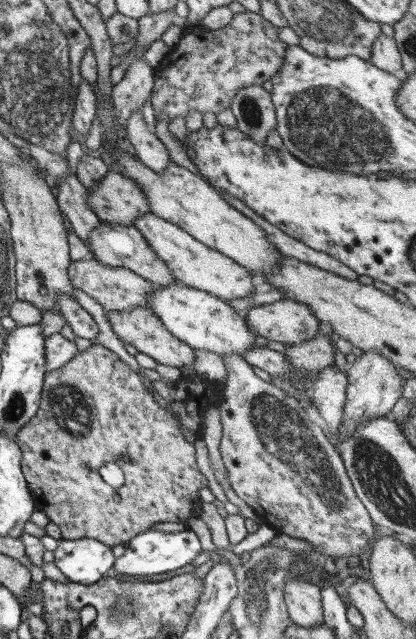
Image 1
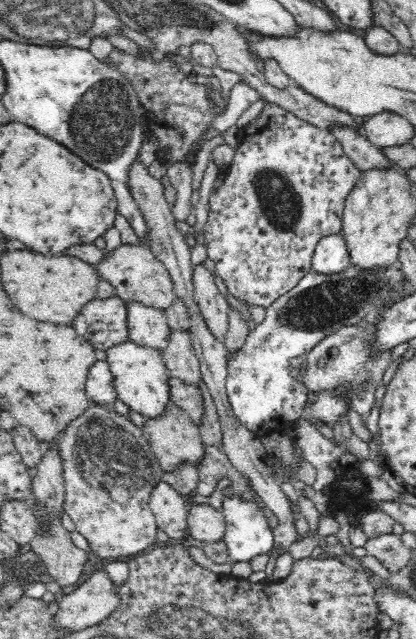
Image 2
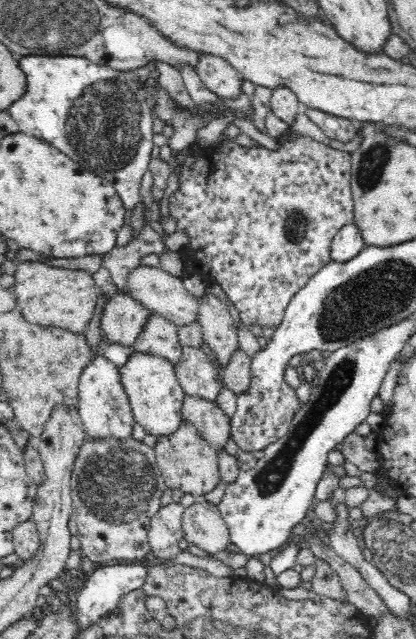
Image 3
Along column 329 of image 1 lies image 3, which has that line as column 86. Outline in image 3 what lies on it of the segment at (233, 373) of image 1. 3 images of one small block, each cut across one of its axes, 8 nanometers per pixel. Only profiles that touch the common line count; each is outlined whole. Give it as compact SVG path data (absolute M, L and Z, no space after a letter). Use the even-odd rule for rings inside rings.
M85 440L84 446L76 460L70 483L72 501L71 518L78 524L77 538L81 543L81 551L85 555L85 563L113 564L115 562L129 563L148 556L148 530L151 519L158 512L162 493L167 489L160 474L155 449L143 442L130 440Z

